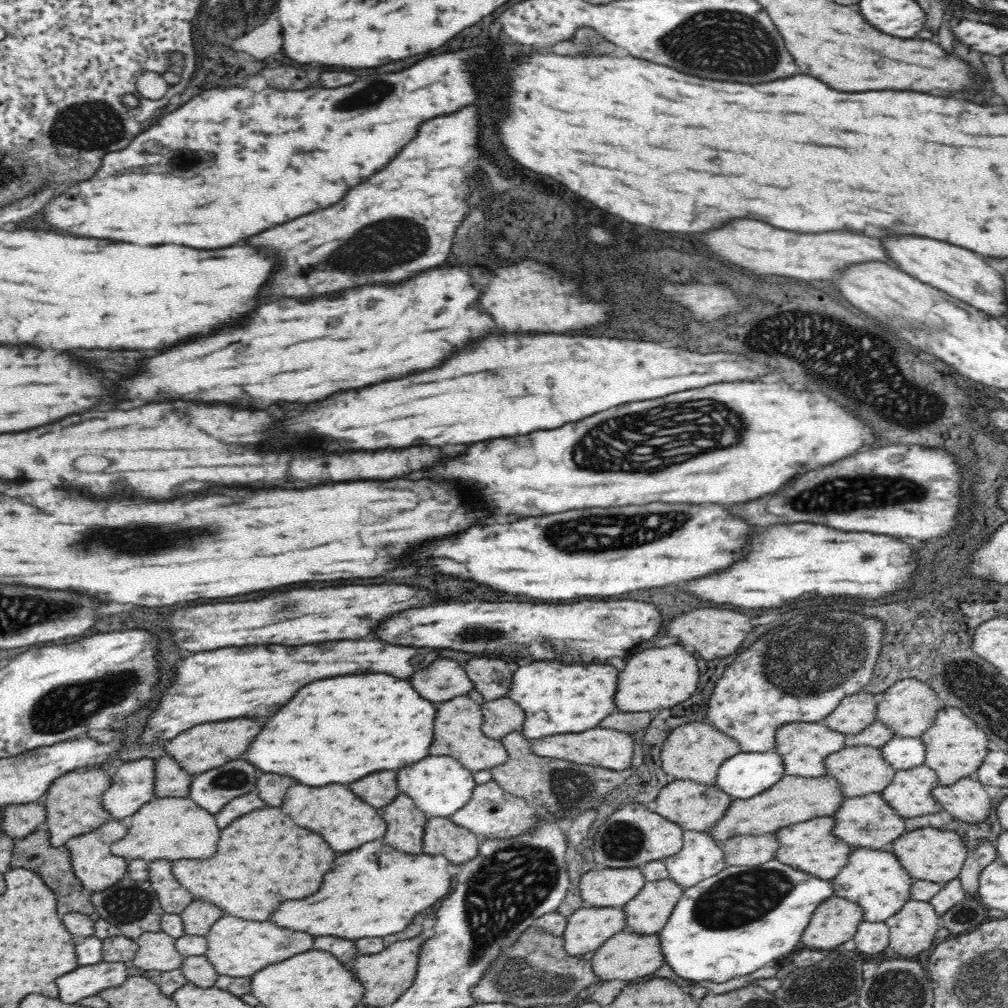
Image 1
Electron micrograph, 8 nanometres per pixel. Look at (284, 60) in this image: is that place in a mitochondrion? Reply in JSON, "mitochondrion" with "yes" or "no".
{"mitochondrion":"no"}

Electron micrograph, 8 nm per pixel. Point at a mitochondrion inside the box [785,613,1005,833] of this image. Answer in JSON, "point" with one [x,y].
{"point":[973,685]}

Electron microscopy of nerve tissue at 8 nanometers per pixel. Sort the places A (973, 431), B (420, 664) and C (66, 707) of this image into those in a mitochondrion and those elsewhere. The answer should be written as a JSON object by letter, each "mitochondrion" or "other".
{"A":"other","B":"other","C":"mitochondrion"}

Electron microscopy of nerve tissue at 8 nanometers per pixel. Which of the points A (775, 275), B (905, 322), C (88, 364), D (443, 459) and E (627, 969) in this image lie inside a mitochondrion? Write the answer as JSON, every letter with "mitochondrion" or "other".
{"A":"other","B":"mitochondrion","C":"other","D":"other","E":"other"}

